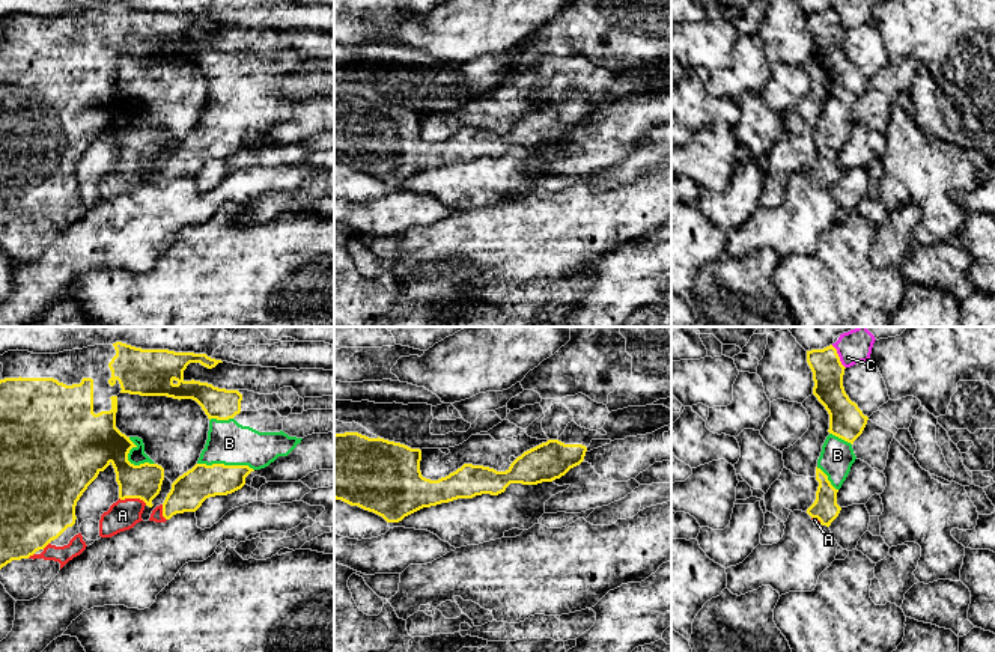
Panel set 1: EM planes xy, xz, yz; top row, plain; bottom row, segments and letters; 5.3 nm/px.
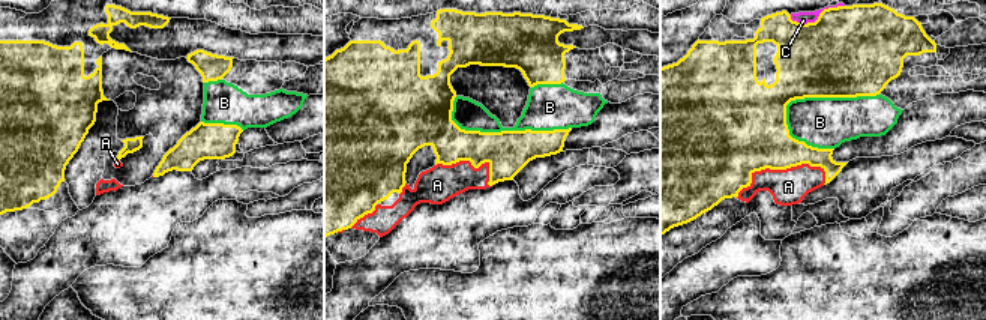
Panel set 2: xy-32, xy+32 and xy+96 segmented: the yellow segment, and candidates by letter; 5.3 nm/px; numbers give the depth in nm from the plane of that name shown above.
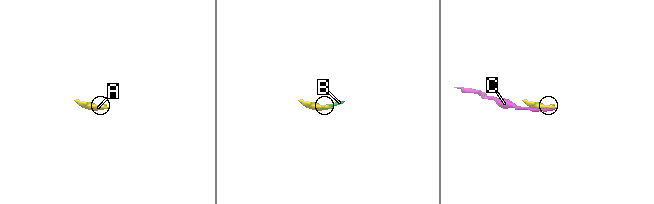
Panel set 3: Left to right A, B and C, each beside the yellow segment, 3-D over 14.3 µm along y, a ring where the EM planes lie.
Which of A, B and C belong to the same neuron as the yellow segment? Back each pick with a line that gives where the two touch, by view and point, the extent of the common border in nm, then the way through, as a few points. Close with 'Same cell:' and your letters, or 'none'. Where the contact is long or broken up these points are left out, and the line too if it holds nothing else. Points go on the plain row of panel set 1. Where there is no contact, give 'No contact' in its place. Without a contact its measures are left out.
A: Touches yellow at xy (133, 160). Shared border 160 nm
B: Touches yellow at xy (226, 128). Shared border 300 nm
Same cell: A, B

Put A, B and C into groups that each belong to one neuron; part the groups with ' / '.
A B / C

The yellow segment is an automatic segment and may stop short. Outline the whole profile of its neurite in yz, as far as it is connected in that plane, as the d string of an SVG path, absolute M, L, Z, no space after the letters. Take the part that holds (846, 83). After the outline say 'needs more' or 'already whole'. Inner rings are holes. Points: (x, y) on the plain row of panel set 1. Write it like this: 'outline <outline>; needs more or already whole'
outline M832 8L807 14L807 26L813 35L813 57L829 77L829 98L816 129L819 145L816 163L807 176L814 185L829 190L841 173L837 155L857 122L852 107L863 96L869 80L846 57L843 50L846 30Z; needs more

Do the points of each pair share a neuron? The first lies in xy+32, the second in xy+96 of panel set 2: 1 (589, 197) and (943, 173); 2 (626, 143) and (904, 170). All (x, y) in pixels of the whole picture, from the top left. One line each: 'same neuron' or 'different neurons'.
1: same neuron
2: same neuron

